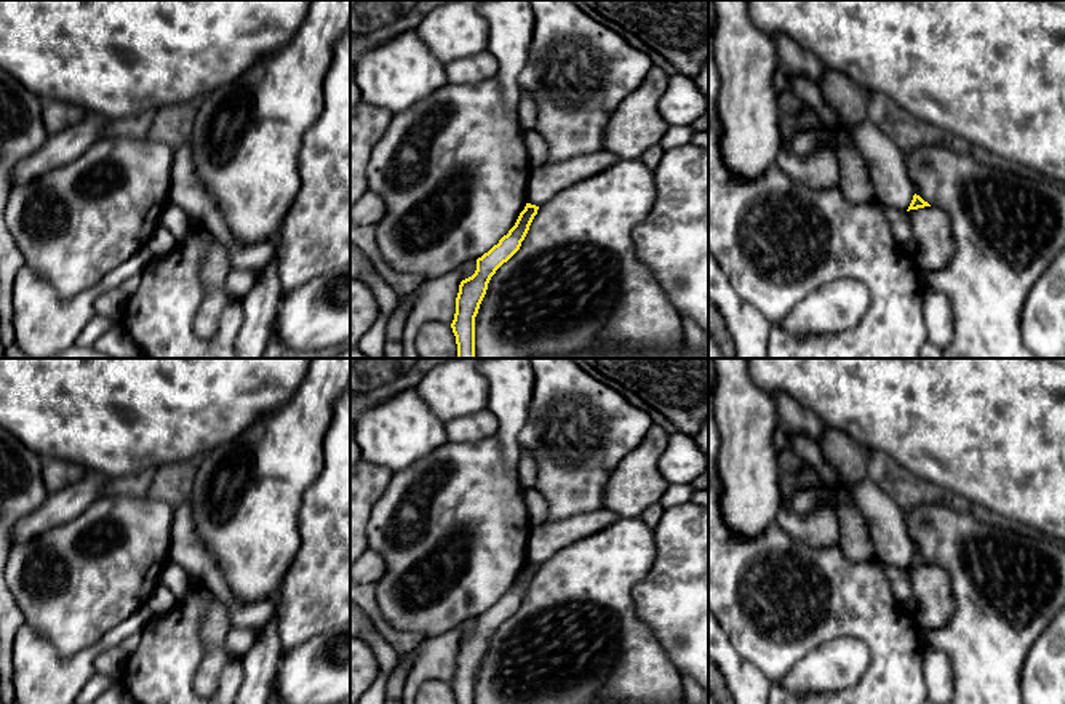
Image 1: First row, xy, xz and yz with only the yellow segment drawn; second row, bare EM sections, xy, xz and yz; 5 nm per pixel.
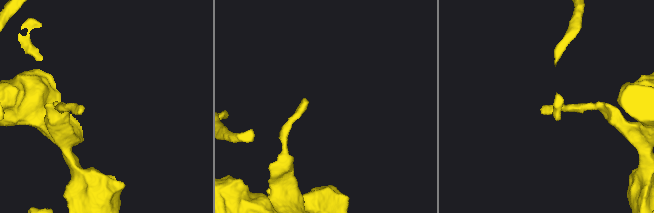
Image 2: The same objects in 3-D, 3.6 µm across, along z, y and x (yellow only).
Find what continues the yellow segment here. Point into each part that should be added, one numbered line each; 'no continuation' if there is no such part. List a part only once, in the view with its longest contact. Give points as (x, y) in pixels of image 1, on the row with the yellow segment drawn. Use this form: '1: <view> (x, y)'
no continuation

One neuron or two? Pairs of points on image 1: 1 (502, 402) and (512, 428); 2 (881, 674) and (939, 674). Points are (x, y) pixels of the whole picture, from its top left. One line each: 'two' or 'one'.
1: one
2: two

